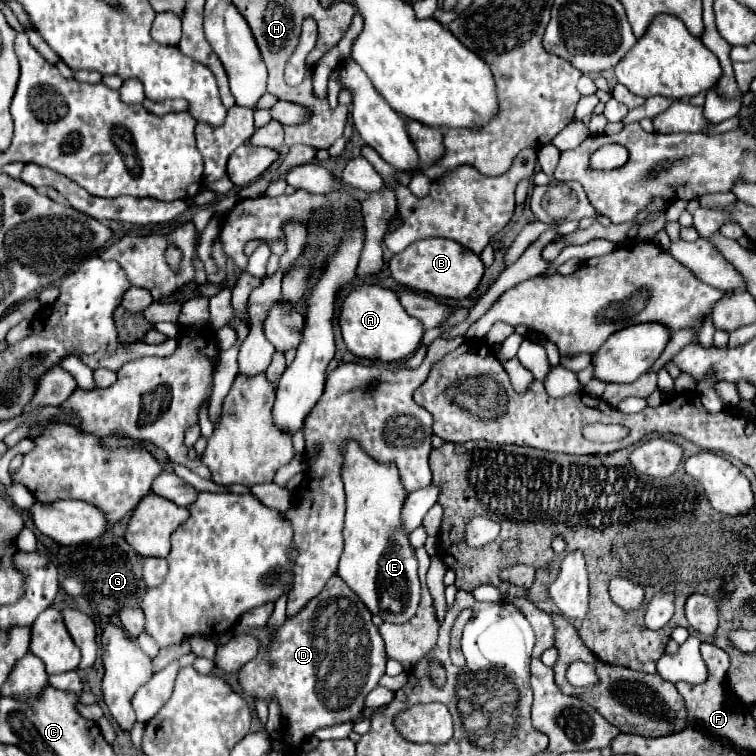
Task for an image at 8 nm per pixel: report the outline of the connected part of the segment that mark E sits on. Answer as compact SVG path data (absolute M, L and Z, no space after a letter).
M356 442L344 446L344 470L342 470L344 490L346 490L346 520L344 520L344 554L340 558L338 574L340 578L358 594L372 614L380 614L384 622L402 624L410 620L420 602L418 584L418 562L408 536L400 530L400 508L404 504L404 490L396 466L380 464L372 460Z

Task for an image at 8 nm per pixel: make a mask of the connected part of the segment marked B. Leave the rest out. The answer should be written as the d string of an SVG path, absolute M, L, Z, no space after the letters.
M428 238L428 240L418 240L410 244L402 254L396 254L390 260L390 272L394 280L398 280L402 286L408 286L412 290L462 300L478 288L484 276L484 262L480 260L478 254L472 254L472 250L460 246L458 242L444 238Z

